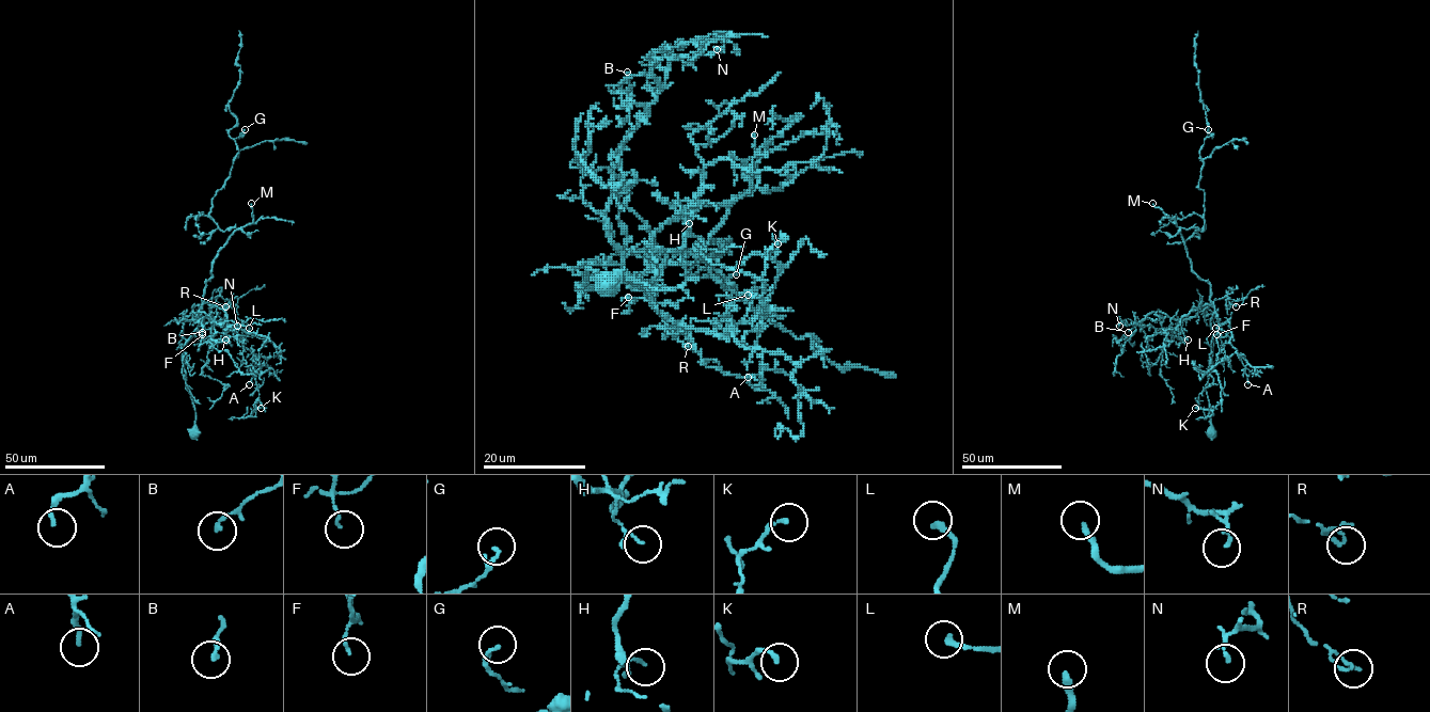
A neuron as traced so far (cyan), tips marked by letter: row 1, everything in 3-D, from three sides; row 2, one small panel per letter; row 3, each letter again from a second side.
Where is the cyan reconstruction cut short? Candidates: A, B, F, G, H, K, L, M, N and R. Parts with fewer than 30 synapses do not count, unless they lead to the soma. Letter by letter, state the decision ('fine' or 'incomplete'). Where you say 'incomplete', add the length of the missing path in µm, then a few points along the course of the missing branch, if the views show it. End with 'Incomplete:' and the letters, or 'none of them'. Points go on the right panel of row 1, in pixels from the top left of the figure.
A: fine
B: fine
F: fine
G: fine
H: fine
K: fine
L: fine
M: incomplete | 50 µm | (1152, 203), (1148, 208), (1148, 217), (1134, 247), (1134, 255), (1141, 258), (1138, 262)
N: fine
R: fine
Incomplete: M

